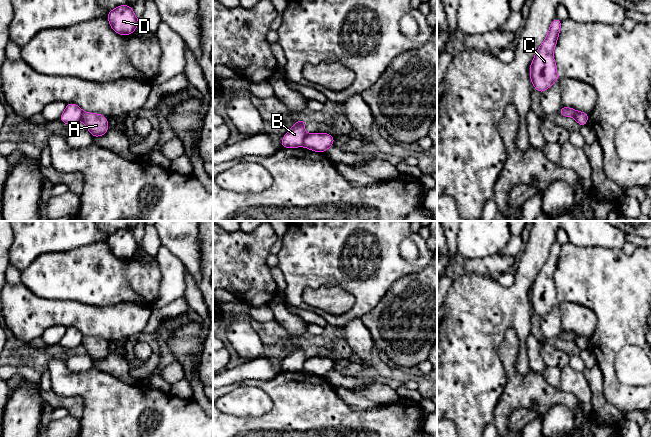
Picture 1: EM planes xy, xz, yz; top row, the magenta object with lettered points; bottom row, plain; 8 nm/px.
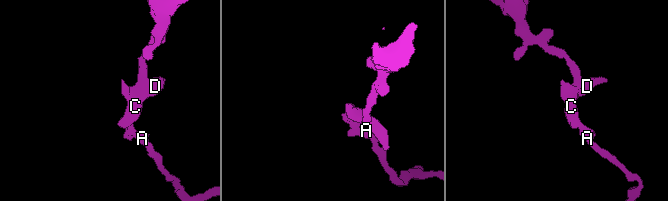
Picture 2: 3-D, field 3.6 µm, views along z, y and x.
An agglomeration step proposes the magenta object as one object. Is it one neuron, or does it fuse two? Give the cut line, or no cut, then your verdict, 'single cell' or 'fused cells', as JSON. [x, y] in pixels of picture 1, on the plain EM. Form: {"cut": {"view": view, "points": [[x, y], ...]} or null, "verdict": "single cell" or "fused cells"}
{"cut": {"view": "xz", "points": [[306, 359], [302, 369]]}, "verdict": "fused cells"}

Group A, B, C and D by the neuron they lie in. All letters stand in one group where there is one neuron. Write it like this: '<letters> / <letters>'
A / B C D

